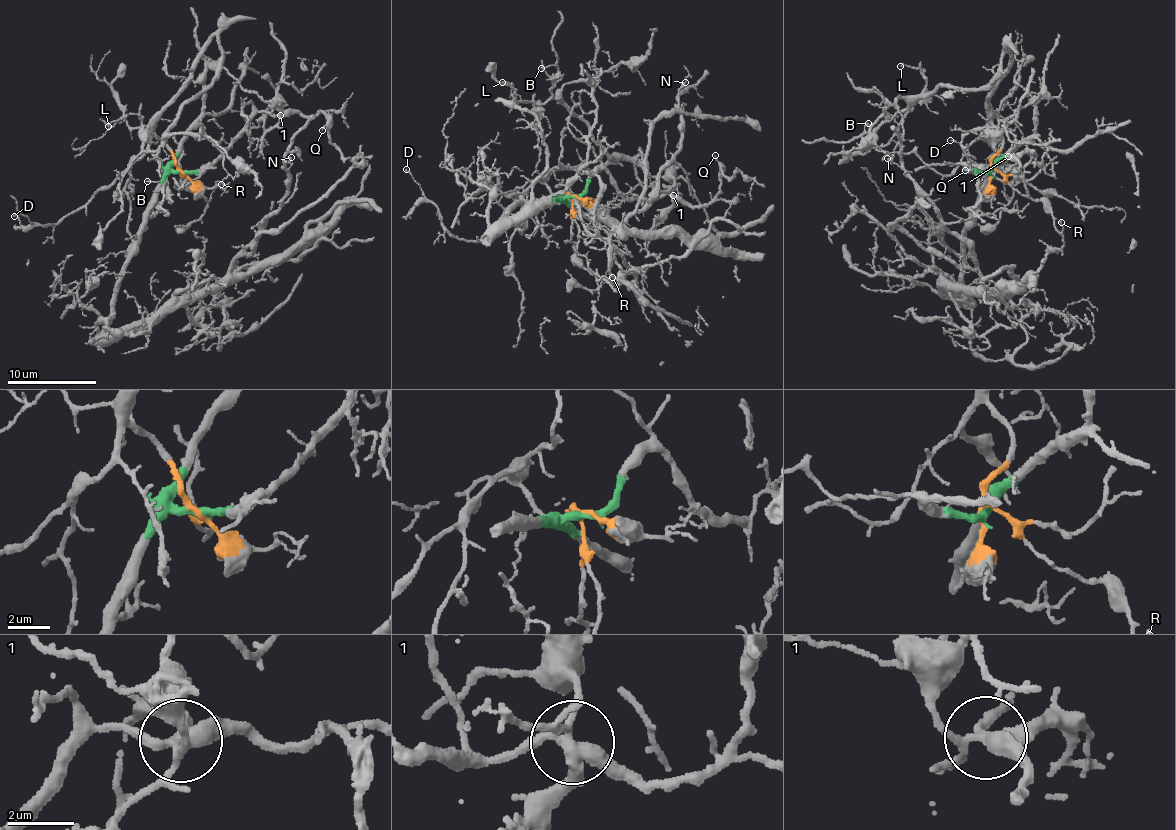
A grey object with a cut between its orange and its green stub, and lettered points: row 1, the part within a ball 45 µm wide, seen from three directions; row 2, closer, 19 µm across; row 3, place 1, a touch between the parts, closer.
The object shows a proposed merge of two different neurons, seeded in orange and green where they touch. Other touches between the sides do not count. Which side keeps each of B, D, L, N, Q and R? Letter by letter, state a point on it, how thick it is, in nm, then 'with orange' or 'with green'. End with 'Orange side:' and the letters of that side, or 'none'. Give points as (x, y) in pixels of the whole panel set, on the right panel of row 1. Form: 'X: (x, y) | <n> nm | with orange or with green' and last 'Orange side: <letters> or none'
B: (868, 123) | 150 nm | with orange
D: (950, 140) | 130 nm | with orange
L: (900, 66) | 110 nm | with orange
N: (887, 158) | 200 nm | with green
Q: (965, 170) | 120 nm | with green
R: (1061, 222) | 130 nm | with orange
Orange side: B, D, L, R

